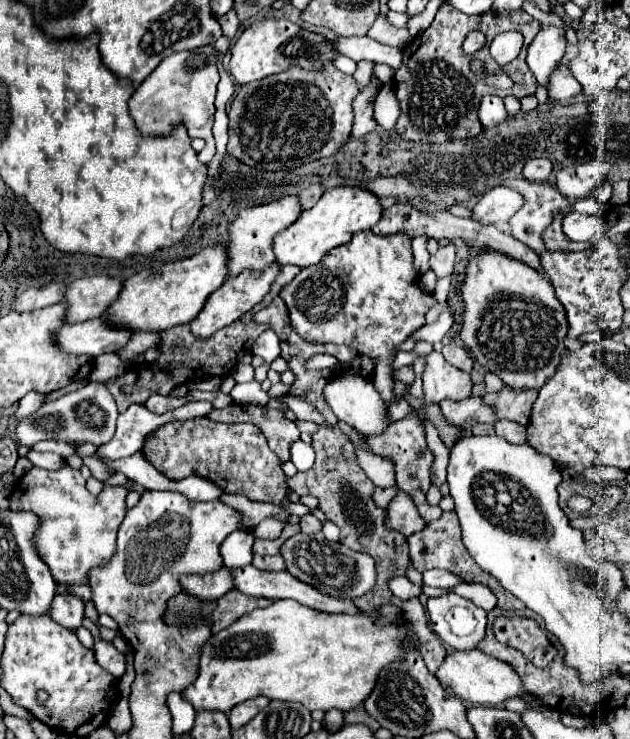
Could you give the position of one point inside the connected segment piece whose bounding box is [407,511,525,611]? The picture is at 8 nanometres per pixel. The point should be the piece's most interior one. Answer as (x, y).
(443, 536)

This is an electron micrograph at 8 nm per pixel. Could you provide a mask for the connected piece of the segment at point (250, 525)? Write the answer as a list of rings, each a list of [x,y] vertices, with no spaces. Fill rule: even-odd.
[[[221,495],[221,503],[233,507],[237,513],[241,513],[241,523],[245,531],[253,531],[263,519],[275,517],[279,521],[287,521],[289,513],[281,507],[273,507],[269,503],[251,503],[243,495]]]

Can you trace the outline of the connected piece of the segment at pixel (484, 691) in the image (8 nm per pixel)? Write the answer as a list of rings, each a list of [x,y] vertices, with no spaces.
[[[453,651],[453,653],[449,653],[445,657],[445,663],[441,665],[441,671],[437,671],[437,679],[441,681],[443,687],[451,689],[463,701],[479,703],[479,705],[501,705],[507,699],[523,697],[527,693],[513,667],[485,655],[483,651]]]

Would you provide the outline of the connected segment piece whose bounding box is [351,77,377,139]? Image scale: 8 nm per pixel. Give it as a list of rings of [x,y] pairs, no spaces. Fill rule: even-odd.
[[[371,77],[371,83],[367,85],[365,91],[361,91],[355,99],[353,99],[353,131],[351,131],[351,137],[363,137],[367,135],[369,131],[375,129],[375,121],[373,121],[373,95],[375,95],[375,83],[377,79]]]

